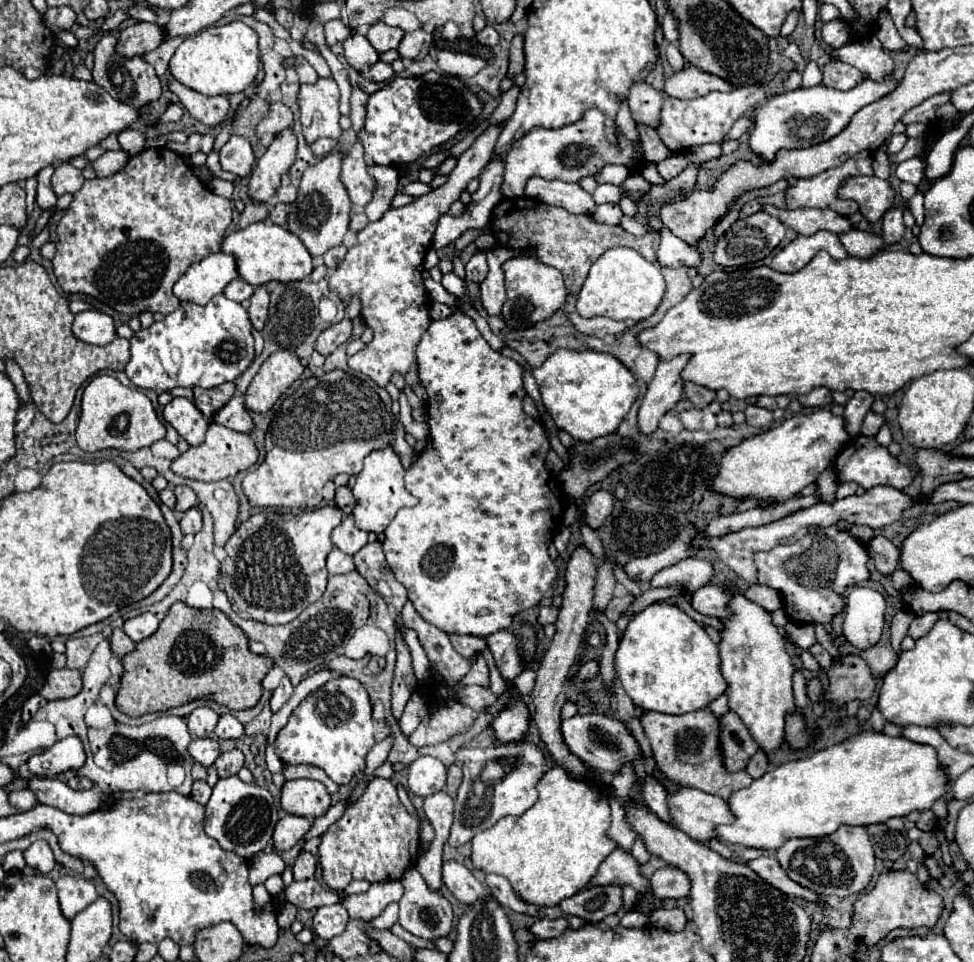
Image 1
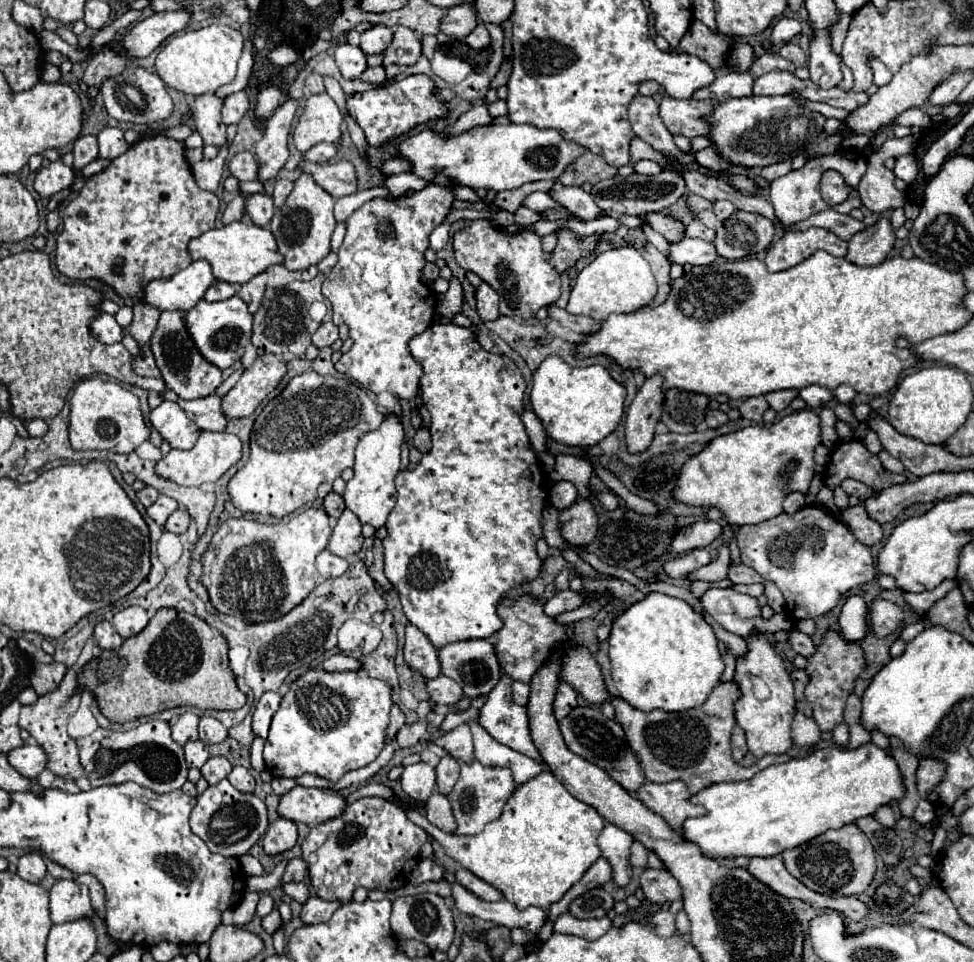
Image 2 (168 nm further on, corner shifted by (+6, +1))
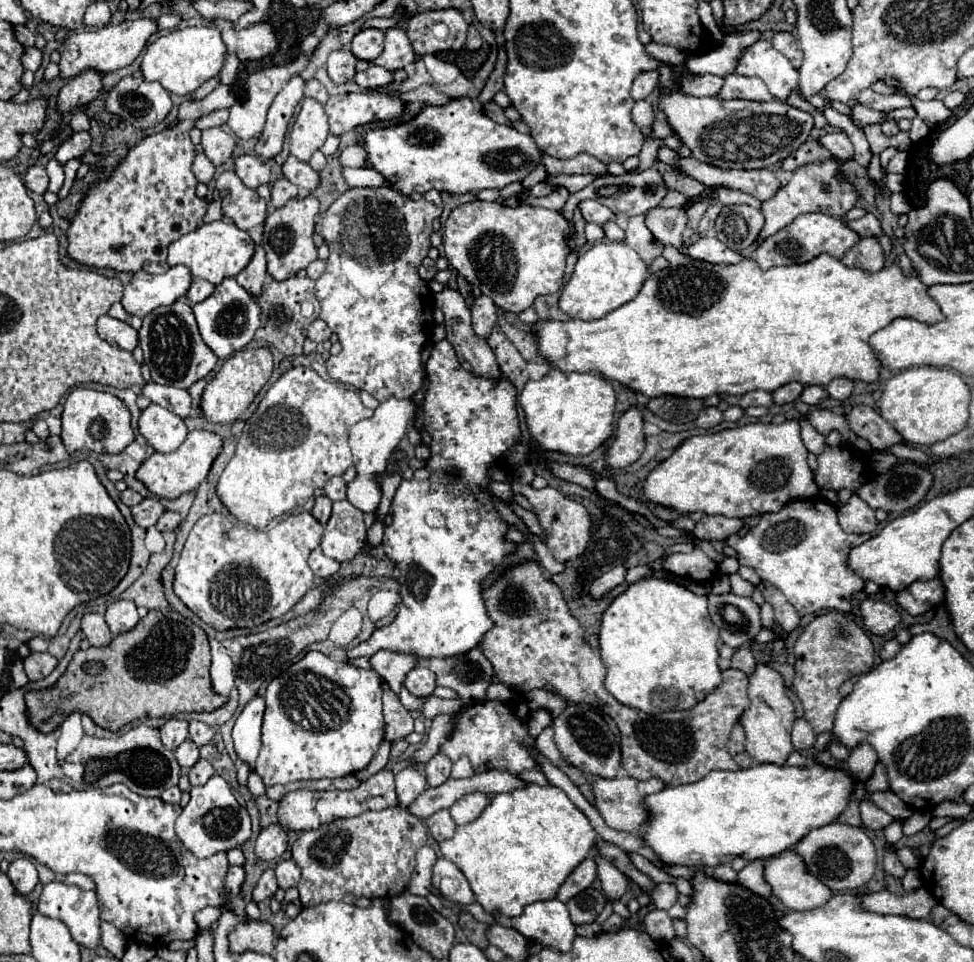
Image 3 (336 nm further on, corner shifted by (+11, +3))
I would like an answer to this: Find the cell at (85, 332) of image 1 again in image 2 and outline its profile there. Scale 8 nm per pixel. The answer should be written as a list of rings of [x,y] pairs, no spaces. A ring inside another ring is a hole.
[[[97,314],[91,320],[89,328],[91,328],[91,334],[103,344],[115,344],[115,342],[121,342],[123,338],[123,328],[115,322],[111,314]]]

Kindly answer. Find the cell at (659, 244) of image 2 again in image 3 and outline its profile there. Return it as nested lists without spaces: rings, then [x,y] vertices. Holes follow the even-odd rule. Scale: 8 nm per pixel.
[[[666,246],[662,256],[670,262],[668,268],[648,274],[642,290],[638,292],[638,296],[630,302],[626,302],[624,306],[612,310],[610,314],[606,314],[600,320],[592,320],[592,322],[584,322],[584,320],[566,320],[566,322],[558,322],[558,320],[546,320],[546,322],[536,322],[534,324],[534,338],[538,344],[538,354],[548,358],[550,366],[562,370],[562,372],[598,372],[600,376],[608,378],[608,380],[616,380],[620,384],[624,384],[626,388],[640,392],[648,398],[656,398],[656,396],[684,396],[684,398],[708,398],[712,394],[746,394],[750,390],[776,390],[778,386],[784,386],[788,382],[802,382],[802,384],[820,384],[826,386],[832,378],[840,378],[846,376],[850,380],[864,380],[864,382],[874,382],[878,380],[878,372],[880,372],[880,362],[876,358],[876,354],[870,350],[868,346],[868,338],[888,326],[894,318],[916,318],[920,322],[926,324],[934,324],[940,322],[944,316],[938,308],[938,304],[928,296],[928,286],[922,284],[918,280],[918,274],[902,274],[898,264],[892,264],[888,268],[882,268],[876,274],[866,274],[858,268],[848,268],[844,266],[838,258],[832,258],[828,254],[820,254],[816,256],[812,262],[806,264],[794,264],[794,266],[782,266],[782,268],[770,268],[766,272],[762,272],[758,268],[758,264],[752,258],[744,258],[738,264],[732,266],[720,266],[720,264],[710,264],[704,260],[694,260],[682,252],[678,252],[674,246]]]

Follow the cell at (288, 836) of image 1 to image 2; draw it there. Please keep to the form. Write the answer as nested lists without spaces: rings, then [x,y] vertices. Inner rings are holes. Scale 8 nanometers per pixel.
[[[277,818],[269,824],[263,836],[263,848],[267,854],[281,854],[291,850],[297,842],[297,824],[287,818]]]

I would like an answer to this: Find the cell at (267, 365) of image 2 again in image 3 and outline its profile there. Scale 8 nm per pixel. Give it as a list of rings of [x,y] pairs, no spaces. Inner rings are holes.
[[[258,346],[258,348],[244,348],[240,352],[234,352],[222,368],[214,374],[214,378],[206,384],[200,400],[202,414],[208,422],[218,422],[218,424],[228,424],[234,422],[254,400],[254,396],[262,390],[266,380],[272,374],[272,354],[268,346]]]

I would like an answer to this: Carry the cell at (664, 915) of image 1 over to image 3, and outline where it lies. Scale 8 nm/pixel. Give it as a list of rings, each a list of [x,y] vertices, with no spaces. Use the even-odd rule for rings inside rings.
[[[652,910],[644,918],[644,930],[656,940],[656,942],[670,942],[674,938],[674,926],[672,918],[666,910]]]

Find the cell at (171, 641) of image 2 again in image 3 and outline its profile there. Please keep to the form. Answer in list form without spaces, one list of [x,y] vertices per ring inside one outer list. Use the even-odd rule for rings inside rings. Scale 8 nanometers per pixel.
[[[150,610],[130,632],[118,634],[110,646],[106,648],[88,648],[78,650],[70,660],[66,672],[58,682],[62,682],[62,714],[82,712],[88,714],[94,724],[104,730],[118,732],[122,726],[146,718],[162,718],[178,712],[212,712],[220,708],[226,698],[212,692],[210,684],[210,646],[206,632],[188,622],[188,620],[172,620],[164,614]]]

